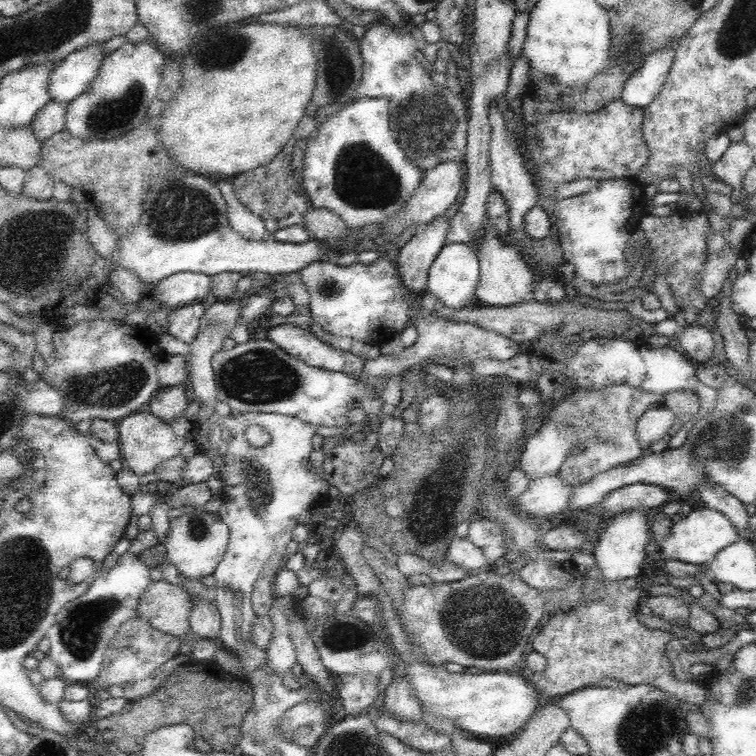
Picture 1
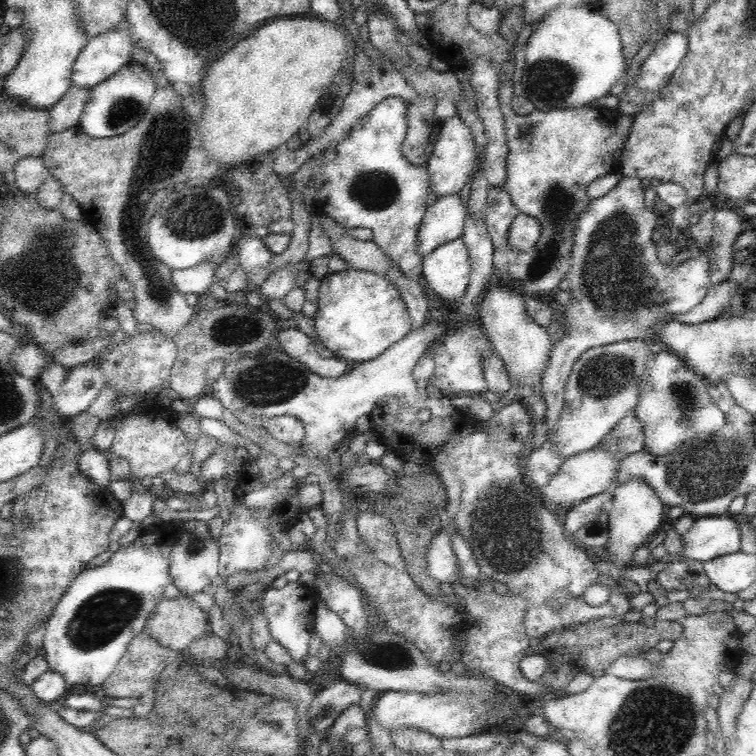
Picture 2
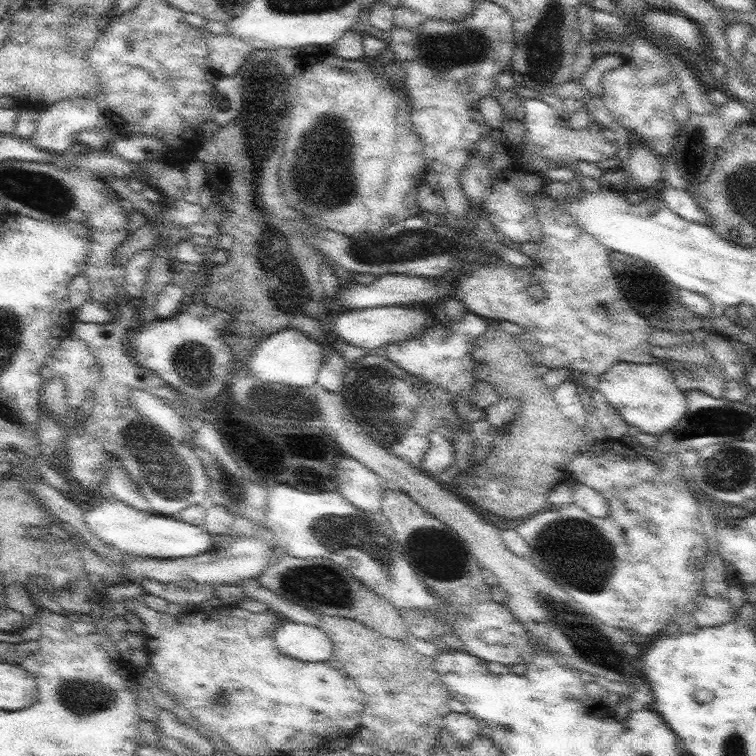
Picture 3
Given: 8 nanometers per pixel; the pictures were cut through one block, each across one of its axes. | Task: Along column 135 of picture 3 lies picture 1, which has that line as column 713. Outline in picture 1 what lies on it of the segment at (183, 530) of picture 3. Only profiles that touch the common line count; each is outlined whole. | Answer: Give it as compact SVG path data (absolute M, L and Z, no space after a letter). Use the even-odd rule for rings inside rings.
M704 507L692 509L687 516L683 516L670 530L670 534L661 542L662 556L670 560L680 560L692 564L709 564L715 554L740 538L735 526L724 513L714 508Z

